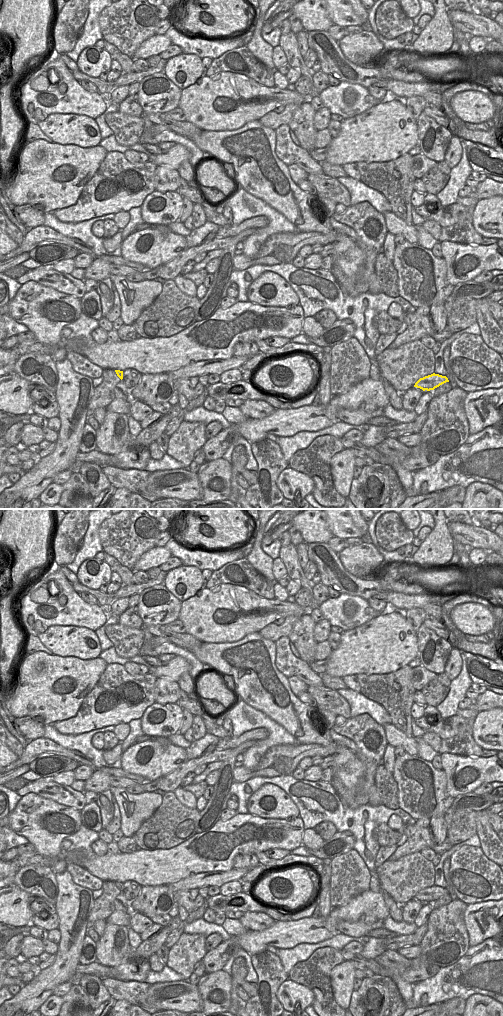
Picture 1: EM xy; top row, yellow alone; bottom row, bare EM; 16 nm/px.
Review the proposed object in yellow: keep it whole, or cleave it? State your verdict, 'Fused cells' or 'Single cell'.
Fused cells

